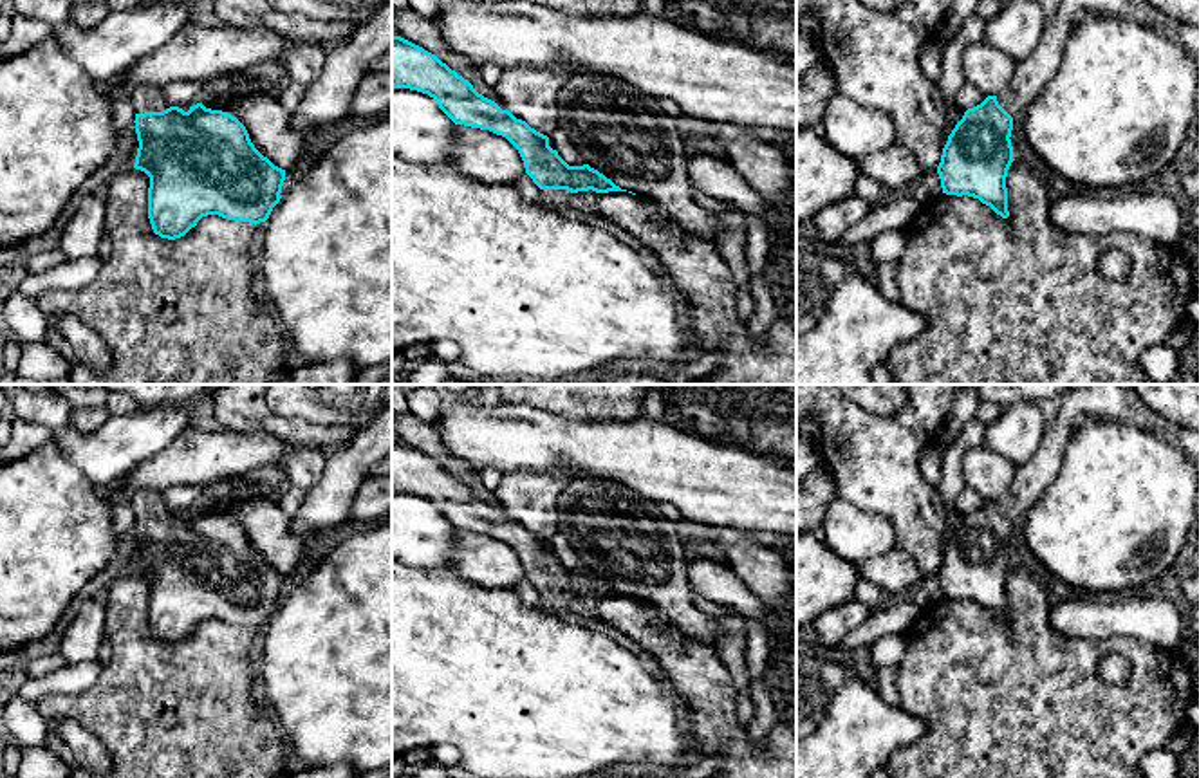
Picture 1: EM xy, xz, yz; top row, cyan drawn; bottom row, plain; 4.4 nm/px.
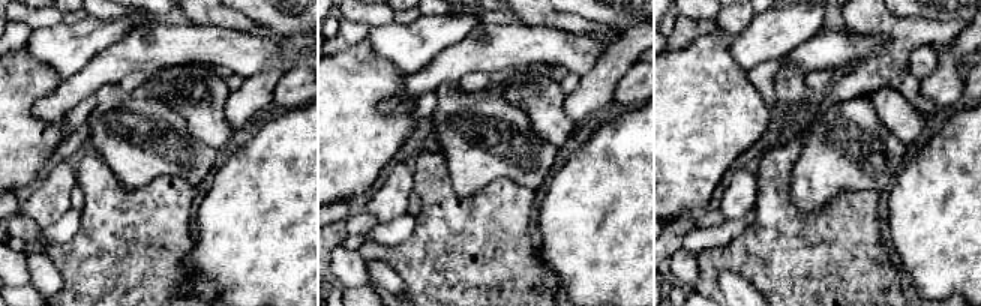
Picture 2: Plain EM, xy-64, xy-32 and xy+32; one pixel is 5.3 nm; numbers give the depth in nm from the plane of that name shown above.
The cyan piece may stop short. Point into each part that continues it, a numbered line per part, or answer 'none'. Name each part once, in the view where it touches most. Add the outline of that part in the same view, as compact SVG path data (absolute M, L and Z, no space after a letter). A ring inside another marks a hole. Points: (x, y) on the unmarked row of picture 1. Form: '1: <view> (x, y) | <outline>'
1: xy (147, 502) | M141 491L134 500L132 507L137 518L144 516L163 516L170 513L168 505L163 500L161 493L155 491Z

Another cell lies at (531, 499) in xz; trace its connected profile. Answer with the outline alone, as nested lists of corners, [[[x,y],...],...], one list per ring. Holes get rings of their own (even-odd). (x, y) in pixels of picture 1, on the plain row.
[[[509,471],[502,475],[495,496],[516,523],[549,540],[560,531],[560,495],[572,482],[558,471]]]

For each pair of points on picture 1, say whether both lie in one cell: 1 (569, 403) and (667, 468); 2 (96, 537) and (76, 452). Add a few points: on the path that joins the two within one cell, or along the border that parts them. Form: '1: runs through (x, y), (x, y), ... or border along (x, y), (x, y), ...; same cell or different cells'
1: border along (553, 410), (573, 419), (638, 419); different cells
2: border along (53, 441), (100, 490); different cells

